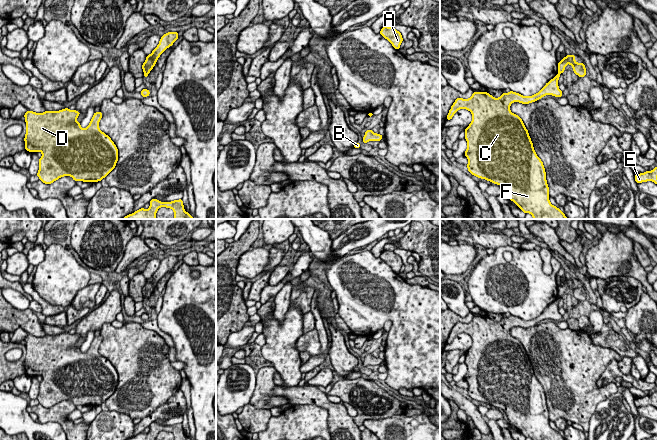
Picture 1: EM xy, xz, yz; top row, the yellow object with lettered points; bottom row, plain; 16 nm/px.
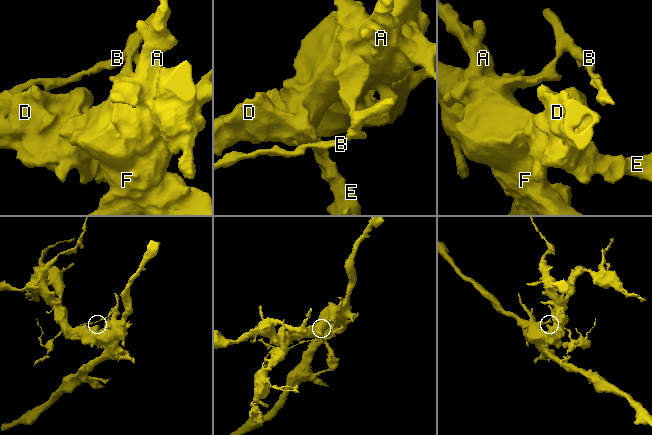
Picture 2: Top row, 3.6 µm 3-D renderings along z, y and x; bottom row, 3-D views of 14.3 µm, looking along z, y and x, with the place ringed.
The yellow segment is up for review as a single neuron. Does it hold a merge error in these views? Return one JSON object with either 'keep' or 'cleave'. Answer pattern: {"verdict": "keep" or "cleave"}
{"verdict": "cleave"}

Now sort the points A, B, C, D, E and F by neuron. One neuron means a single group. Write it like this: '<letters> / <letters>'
A C D E F / B

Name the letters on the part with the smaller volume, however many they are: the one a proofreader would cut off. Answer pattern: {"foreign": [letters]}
{"foreign": ["B"]}

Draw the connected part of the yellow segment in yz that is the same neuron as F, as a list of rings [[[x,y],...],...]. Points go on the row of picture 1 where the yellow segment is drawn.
[[[560,73],[532,96],[523,96],[510,91],[495,98],[487,92],[473,92],[469,99],[457,98],[447,115],[447,120],[451,120],[460,109],[471,112],[472,122],[465,129],[468,147],[464,155],[469,161],[468,171],[478,178],[502,185],[509,195],[509,200],[513,201],[524,213],[530,213],[533,219],[567,219],[567,217],[559,208],[550,203],[543,162],[534,151],[533,143],[522,119],[511,112],[510,105],[514,102],[529,104],[546,95],[562,97],[562,91],[558,87],[559,77]]]

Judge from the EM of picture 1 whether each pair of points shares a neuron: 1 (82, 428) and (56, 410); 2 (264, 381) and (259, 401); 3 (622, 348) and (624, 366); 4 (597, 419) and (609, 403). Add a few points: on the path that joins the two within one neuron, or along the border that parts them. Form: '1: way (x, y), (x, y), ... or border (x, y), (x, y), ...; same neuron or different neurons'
1: way (75, 428), (70, 428), (61, 417); same neuron
2: way (264, 386), (261, 396); same neuron
3: border (622, 356), (632, 358); different neurons
4: way (601, 415), (605, 407); same neuron

